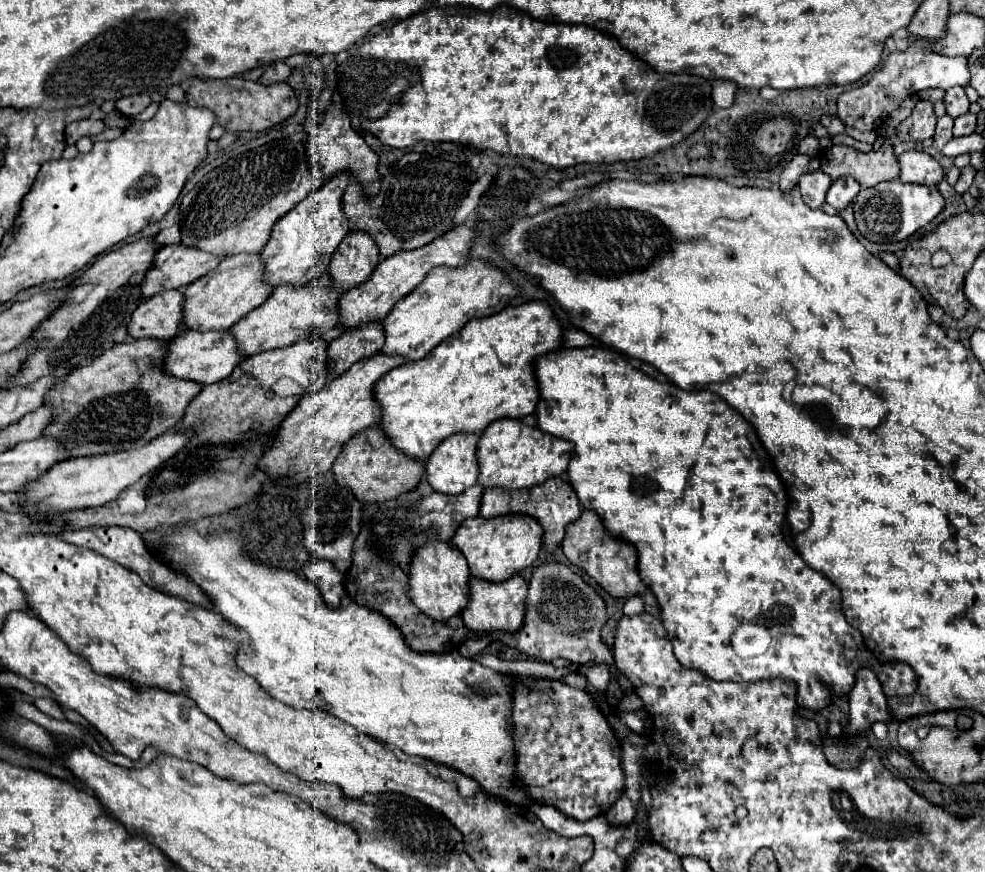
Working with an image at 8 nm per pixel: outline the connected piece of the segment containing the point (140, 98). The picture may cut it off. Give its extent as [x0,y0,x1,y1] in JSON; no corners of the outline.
[115,93,151,117]

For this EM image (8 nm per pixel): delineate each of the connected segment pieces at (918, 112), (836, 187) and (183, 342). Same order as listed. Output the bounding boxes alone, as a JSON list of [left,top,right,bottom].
[[897,101,935,141],[827,177,861,211],[163,329,243,385]]

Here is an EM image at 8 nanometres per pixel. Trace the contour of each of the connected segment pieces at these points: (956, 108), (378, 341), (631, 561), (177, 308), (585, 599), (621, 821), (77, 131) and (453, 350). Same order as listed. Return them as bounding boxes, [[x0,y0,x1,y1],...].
[[943,87,969,119],[329,321,385,375],[561,509,647,597],[129,289,185,339],[489,561,633,693],[605,795,635,825],[65,119,105,145],[375,301,563,461]]

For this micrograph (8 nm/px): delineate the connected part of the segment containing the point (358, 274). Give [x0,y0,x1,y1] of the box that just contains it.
[329,233,379,291]

